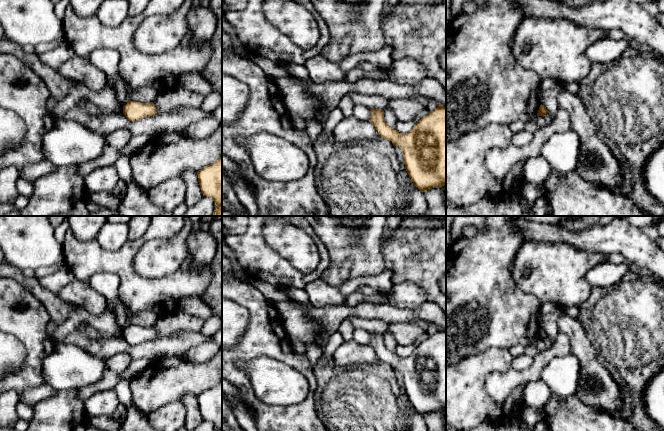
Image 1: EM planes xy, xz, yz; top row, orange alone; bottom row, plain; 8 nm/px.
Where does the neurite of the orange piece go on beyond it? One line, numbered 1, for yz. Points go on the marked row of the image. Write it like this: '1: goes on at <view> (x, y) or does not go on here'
1: does not go on here

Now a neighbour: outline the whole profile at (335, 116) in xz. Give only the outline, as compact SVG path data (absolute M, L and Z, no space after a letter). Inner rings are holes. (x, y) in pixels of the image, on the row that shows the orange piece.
M337 106L330 113L329 116L323 125L323 129L319 135L319 140L325 142L330 139L330 136L333 135L334 128L339 122L344 118L341 109Z

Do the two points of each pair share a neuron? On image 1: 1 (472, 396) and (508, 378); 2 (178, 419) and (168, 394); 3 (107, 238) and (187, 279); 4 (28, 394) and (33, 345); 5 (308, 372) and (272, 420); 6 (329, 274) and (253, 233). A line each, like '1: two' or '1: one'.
1: two
2: two
3: two
4: two
5: one
6: two

